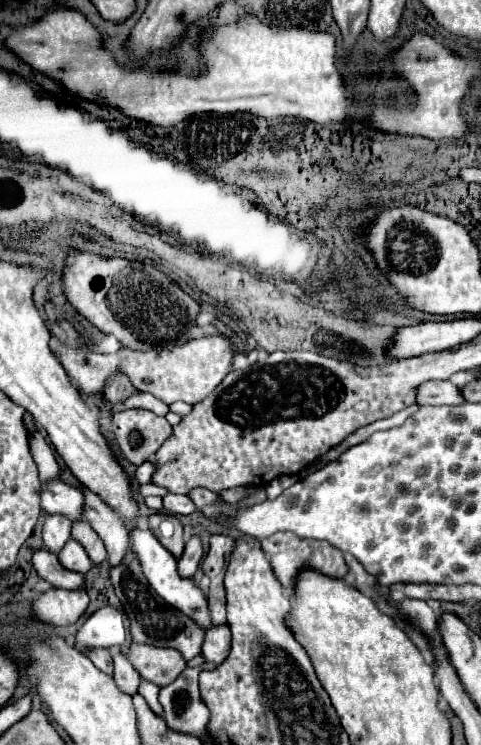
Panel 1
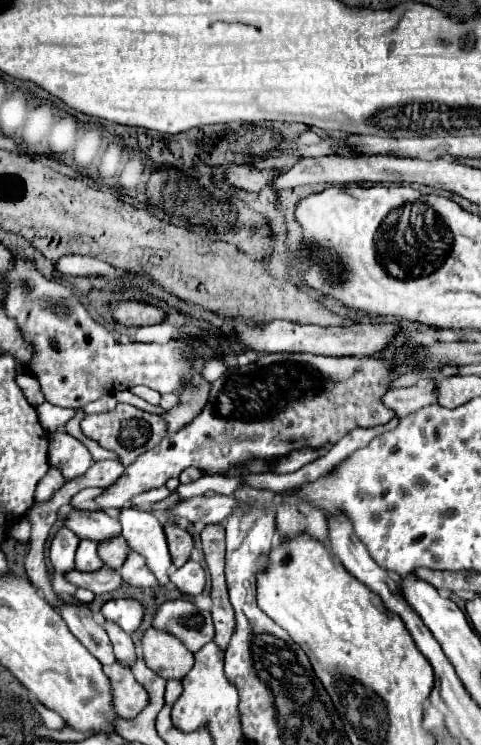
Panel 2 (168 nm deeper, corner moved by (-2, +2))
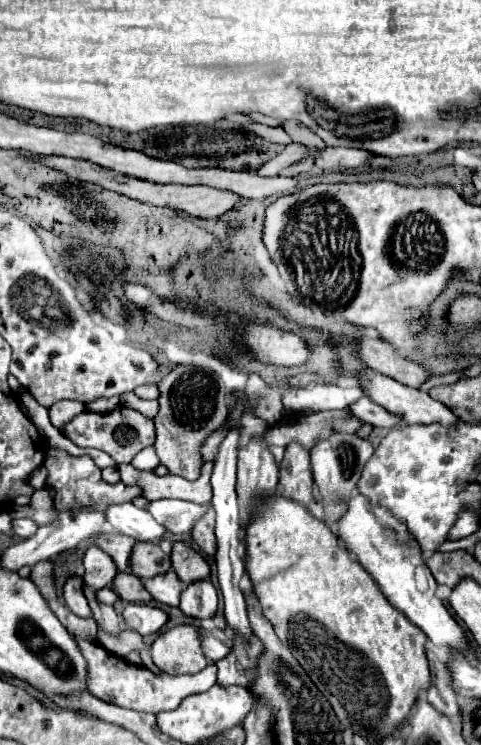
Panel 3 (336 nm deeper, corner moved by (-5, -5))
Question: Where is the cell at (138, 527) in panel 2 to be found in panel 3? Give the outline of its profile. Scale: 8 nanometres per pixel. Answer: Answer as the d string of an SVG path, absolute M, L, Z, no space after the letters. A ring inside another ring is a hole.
M132 502L110 504L104 514L112 526L122 528L122 532L134 540L160 542L166 532L146 510L136 508Z

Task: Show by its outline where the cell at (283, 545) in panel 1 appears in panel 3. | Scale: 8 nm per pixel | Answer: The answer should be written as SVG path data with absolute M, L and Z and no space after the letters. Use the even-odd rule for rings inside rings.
M290 442L280 462L280 484L278 492L286 498L292 498L304 506L314 502L314 480L310 468L310 452L298 444Z

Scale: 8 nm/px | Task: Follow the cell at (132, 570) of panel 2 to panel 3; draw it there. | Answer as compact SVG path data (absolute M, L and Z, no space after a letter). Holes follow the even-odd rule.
M168 572L166 576L156 576L154 580L142 580L142 582L146 584L146 588L150 588L156 602L162 602L168 606L180 604L180 594L184 590L184 584L176 576L176 572Z

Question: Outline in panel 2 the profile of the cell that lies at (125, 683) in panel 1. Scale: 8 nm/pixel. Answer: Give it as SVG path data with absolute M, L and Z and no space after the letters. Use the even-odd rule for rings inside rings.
M105 623L103 627L105 627L105 631L107 631L107 635L109 635L111 643L113 643L117 661L119 661L121 665L125 665L125 667L131 667L131 665L137 661L137 653L135 653L135 643L133 643L133 639L131 639L127 633L123 633L117 625Z

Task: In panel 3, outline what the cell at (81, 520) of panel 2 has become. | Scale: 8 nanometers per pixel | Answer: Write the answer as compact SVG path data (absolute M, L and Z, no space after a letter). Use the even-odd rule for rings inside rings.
M100 534L96 538L96 544L104 548L120 568L120 572L130 572L130 554L136 544L134 538L130 536L120 536L120 534Z

